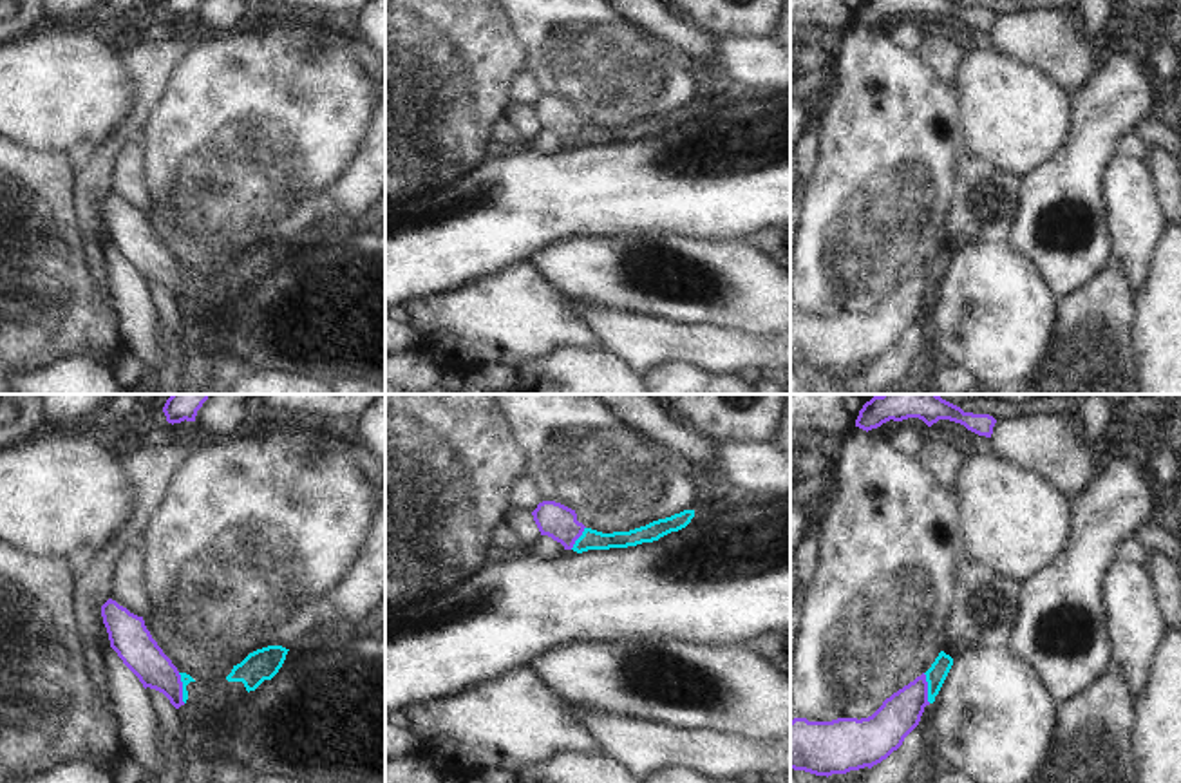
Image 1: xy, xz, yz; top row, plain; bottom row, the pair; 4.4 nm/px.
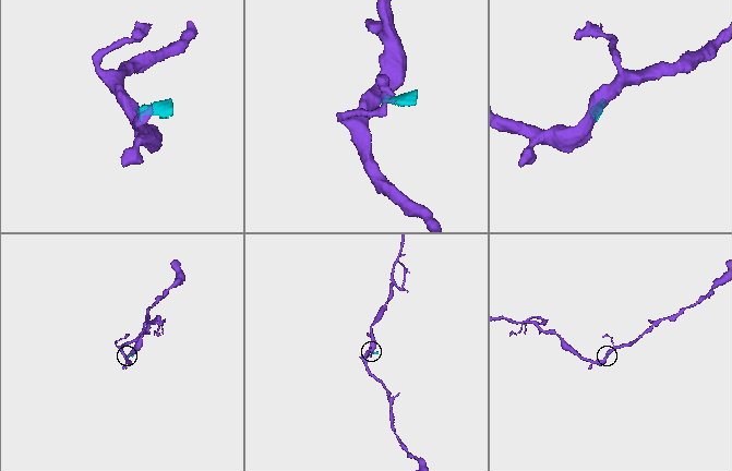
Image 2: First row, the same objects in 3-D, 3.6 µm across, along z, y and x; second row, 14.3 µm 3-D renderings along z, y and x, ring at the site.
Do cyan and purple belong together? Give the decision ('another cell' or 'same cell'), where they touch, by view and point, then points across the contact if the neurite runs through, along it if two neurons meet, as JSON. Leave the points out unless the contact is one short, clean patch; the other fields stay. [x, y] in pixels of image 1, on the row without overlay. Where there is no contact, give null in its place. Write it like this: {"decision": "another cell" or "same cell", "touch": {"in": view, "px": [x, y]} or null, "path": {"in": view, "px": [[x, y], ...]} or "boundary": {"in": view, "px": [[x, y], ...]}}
{"decision": "another cell", "touch": {"in": "xy", "px": [183, 283]}, "boundary": {"in": "xy", "px": [[178, 268], [185, 297]]}}

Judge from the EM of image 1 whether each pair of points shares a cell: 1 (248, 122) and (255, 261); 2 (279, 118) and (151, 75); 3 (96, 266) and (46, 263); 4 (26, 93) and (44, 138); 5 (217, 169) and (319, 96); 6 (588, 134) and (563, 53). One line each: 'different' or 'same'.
1: same
2: different
3: different
4: same
5: same
6: same

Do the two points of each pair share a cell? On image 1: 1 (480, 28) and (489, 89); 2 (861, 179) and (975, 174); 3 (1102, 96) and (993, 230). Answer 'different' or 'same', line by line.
1: same
2: different
3: different

